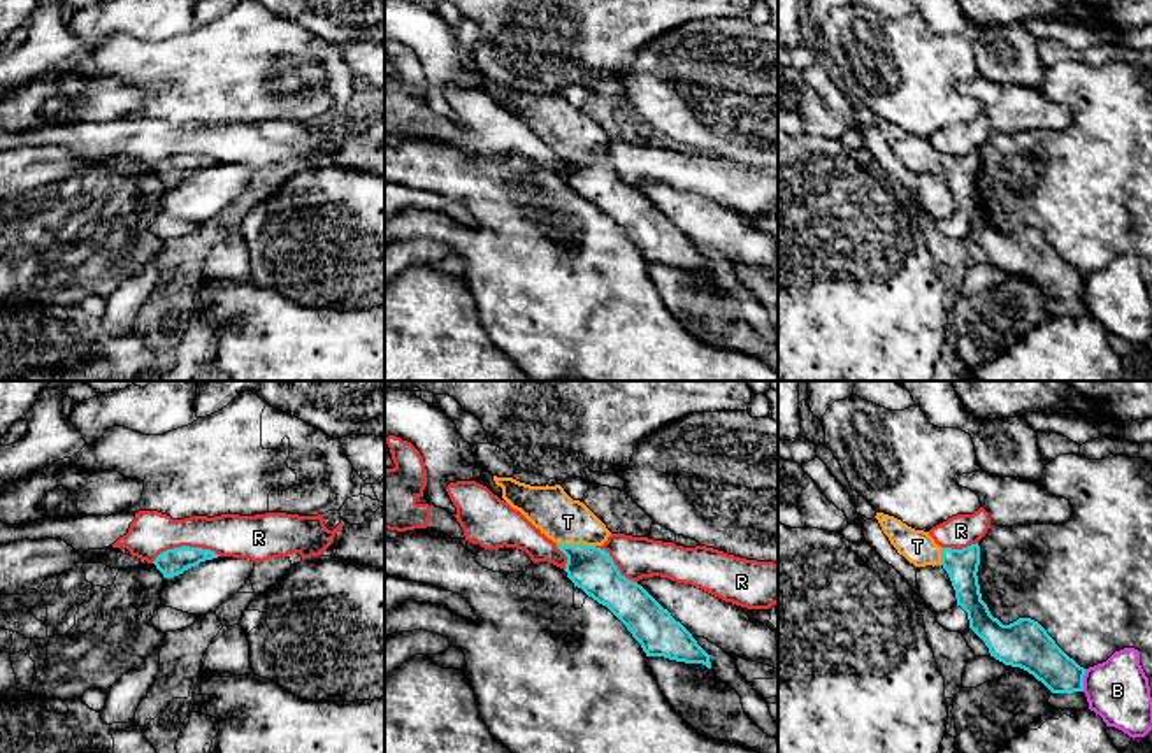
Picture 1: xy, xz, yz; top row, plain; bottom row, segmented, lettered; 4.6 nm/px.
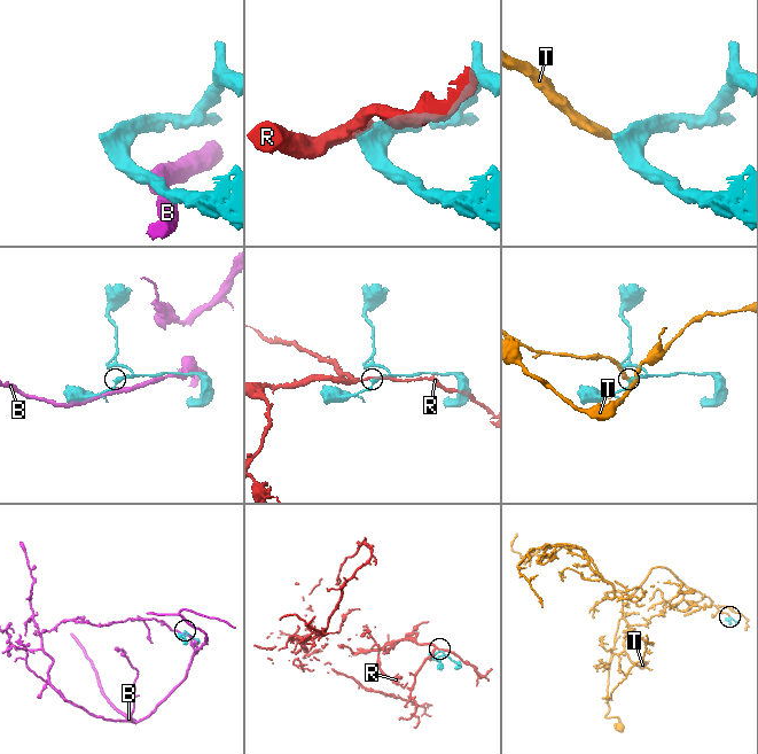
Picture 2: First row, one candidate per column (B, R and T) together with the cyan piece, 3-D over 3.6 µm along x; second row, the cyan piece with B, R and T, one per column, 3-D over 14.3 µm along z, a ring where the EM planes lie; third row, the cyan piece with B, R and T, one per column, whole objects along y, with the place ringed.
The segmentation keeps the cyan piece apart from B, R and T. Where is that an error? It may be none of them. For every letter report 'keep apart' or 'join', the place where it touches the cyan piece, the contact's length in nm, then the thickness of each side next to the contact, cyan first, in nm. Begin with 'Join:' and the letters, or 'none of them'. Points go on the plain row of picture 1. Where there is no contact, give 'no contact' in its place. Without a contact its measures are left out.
Join: T
B: keep apart | yz (1082, 286) | 110 nm | 190/280 nm
R: keep apart | xy (185, 153) | 320 nm | 130/200 nm
T: join | xz (576, 151) | 180 nm | 200/220 nm

